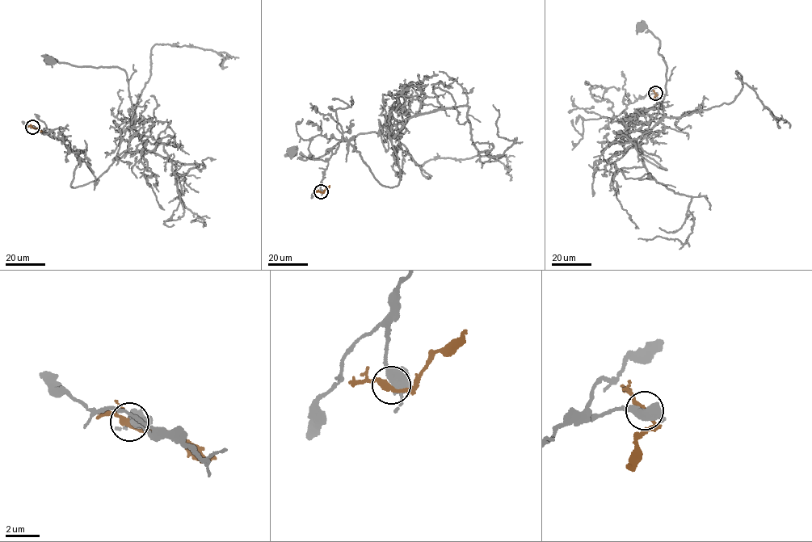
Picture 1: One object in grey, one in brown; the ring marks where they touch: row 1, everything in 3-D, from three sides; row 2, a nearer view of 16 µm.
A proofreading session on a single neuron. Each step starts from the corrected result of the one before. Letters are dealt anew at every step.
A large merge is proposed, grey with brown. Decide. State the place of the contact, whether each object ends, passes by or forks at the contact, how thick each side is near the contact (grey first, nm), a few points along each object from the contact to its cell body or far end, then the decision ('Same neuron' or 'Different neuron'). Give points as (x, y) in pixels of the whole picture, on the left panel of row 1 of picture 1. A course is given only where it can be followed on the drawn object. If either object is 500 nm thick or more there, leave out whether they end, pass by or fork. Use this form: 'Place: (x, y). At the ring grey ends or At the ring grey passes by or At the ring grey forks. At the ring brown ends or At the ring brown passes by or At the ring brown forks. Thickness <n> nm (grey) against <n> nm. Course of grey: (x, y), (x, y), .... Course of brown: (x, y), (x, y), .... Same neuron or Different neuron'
Place: (32, 127). Thickness 550 nm (grey) against 280 nm. Course of grey: (32, 127), (76, 149), (70, 184), (86, 184), (139, 136), (131, 118), (153, 45), (225, 52), (220, 66). Course of brown: (32, 127), (42, 132). Different neuron

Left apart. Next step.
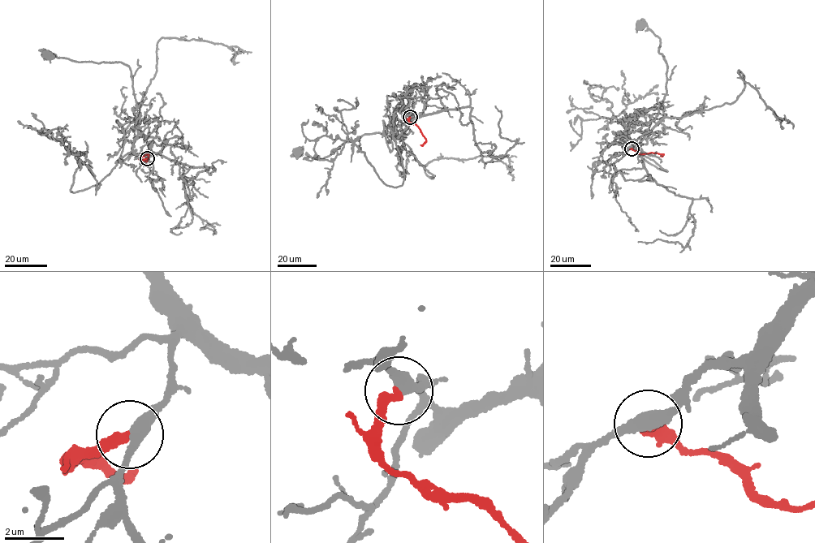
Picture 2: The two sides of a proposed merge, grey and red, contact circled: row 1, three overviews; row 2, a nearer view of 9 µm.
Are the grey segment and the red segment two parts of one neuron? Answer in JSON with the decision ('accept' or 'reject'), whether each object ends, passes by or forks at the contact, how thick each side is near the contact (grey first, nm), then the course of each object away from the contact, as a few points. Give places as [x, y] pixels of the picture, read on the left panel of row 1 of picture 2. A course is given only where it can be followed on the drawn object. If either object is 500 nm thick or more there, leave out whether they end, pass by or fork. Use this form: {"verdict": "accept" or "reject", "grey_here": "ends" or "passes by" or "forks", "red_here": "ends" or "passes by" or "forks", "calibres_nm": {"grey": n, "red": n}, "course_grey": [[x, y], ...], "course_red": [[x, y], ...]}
{"verdict": "reject", "grey_here": "passes by", "red_here": "ends", "calibres_nm": {"grey": 400, "red": 320}, "course_grey": [[147, 158], [150, 150], [135, 118], [156, 72], [160, 39], [236, 46], [243, 52], [231, 62]], "course_red": [[147, 158], [142, 160], [146, 161], [148, 154], [139, 158]]}

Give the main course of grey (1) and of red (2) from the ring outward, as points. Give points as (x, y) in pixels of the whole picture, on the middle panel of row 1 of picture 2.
1: (410, 117), (403, 141), (434, 176), (431, 178), (424, 169), (433, 160), (502, 156), (509, 158), (514, 179)
2: (410, 117), (409, 122), (416, 126), (425, 139), (423, 145), (420, 144)

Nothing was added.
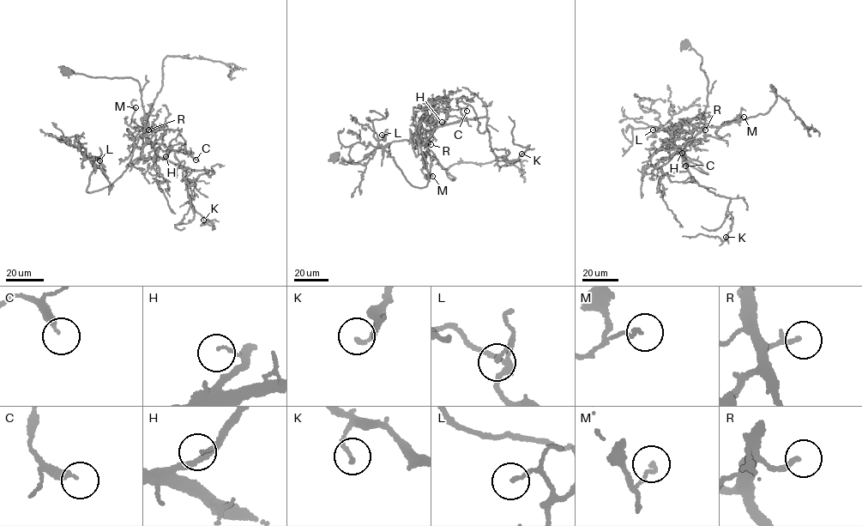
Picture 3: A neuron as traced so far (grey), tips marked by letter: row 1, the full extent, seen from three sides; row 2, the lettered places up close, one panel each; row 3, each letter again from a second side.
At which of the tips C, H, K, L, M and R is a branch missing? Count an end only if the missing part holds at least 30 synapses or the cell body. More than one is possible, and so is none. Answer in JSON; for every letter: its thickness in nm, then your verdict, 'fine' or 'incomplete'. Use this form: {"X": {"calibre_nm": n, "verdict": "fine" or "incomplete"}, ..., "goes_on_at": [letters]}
{"C": {"calibre_nm": 260, "verdict": "fine"}, "H": {"calibre_nm": 90, "verdict": "fine"}, "K": {"calibre_nm": 150, "verdict": "fine"}, "L": {"calibre_nm": 150, "verdict": "fine"}, "M": {"calibre_nm": 140, "verdict": "fine"}, "R": {"calibre_nm": 200, "verdict": "incomplete"}, "goes_on_at": ["R"]}

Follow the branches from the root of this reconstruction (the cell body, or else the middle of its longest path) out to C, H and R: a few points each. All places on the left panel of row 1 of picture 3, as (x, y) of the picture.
C: (145, 144), (152, 142), (156, 154), (161, 158), (172, 150), (184, 149), (195, 160)
H: (145, 144), (152, 142), (156, 154), (161, 158), (165, 156)
R: (145, 144), (151, 142), (145, 132), (148, 129)

